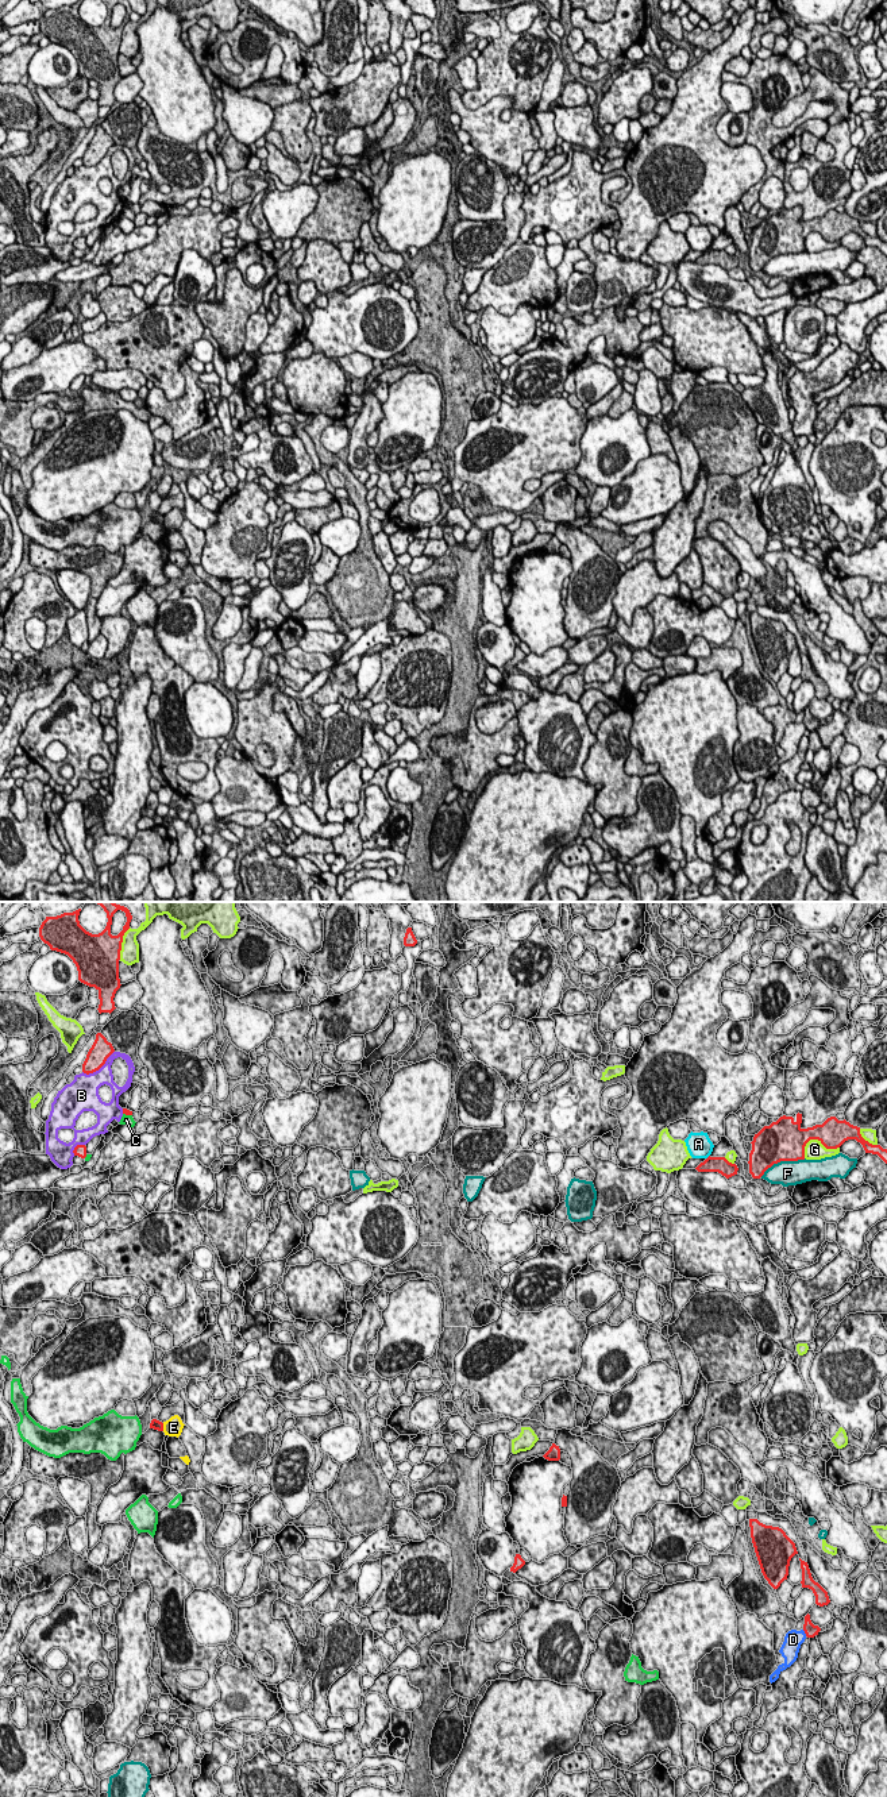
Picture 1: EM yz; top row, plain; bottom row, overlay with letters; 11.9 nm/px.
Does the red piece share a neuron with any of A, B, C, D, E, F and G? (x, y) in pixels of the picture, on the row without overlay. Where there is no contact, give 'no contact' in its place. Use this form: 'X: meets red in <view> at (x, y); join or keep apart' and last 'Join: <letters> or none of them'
A: meets red in yz at (708, 250); keep apart
B: meets red in yz at (99, 161); keep apart
C: meets red in yz at (127, 207); keep apart
D: meets red in yz at (805, 725); keep apart
E: meets red in yz at (162, 520); keep apart
F: meets red in yz at (782, 253); keep apart
G: meets red in yz at (816, 231); keep apart
Join: none of them

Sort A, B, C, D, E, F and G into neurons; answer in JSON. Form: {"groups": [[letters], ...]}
{"groups": [["A"], ["B"], ["C"], ["D"], ["E"], ["F"], ["G"]]}

